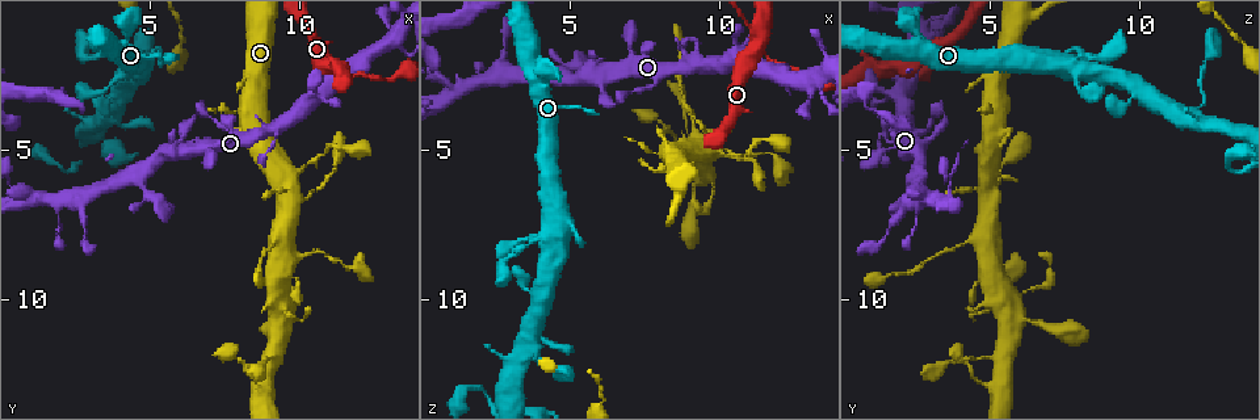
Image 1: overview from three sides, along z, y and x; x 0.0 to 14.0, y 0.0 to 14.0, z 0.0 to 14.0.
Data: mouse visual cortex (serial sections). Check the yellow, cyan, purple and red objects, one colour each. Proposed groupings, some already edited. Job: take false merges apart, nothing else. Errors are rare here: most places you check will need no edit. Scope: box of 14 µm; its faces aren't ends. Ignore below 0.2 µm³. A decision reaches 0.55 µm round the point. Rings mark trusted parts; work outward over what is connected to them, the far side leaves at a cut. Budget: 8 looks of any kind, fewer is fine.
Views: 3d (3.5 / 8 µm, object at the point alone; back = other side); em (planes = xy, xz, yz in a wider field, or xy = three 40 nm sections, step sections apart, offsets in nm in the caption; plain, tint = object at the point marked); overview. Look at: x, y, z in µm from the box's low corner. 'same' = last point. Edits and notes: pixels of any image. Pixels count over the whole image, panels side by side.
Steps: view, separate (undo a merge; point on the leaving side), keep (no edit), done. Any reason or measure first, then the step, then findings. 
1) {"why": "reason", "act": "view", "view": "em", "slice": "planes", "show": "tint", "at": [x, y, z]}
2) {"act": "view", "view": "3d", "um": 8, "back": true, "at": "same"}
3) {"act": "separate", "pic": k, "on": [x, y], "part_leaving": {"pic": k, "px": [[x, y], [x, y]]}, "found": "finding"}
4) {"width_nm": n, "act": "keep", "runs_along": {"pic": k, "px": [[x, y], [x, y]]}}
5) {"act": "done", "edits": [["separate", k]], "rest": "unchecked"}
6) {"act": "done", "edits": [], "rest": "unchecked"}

{"why": "branch point", "act": "view", "view": "3d", "um": 3.5, "back": true, "at": [4.8, 5.6, 2.7]}

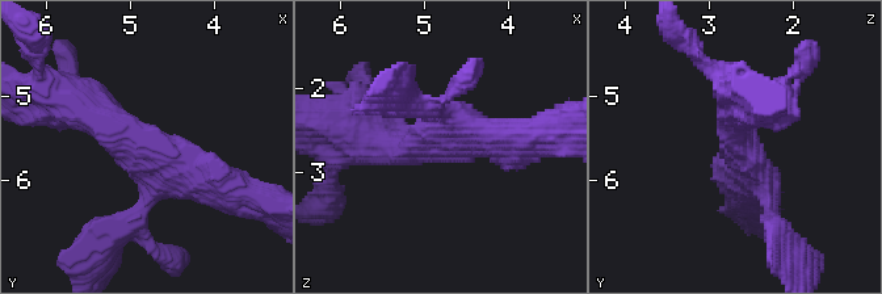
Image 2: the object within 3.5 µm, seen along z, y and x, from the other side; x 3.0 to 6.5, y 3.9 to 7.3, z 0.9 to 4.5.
{"why": "need the tissue", "act": "view", "view": "em", "slice": "xy", "step": 3, "show": "tint", "at": [4.90, 5.55, 2.65]}

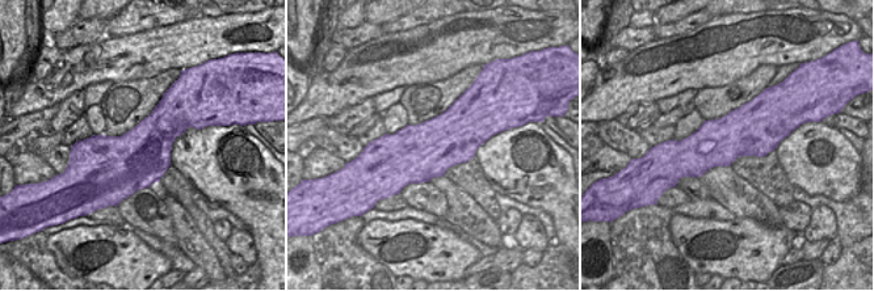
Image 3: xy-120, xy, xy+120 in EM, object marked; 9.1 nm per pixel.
{"arms": 3, "act": "keep", "runs_along": {"pic": 2, "px": [[64, 101], [84, 105], [209, 187]]}, "found": "continuous, no second cell"}

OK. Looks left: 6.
{"why": "sharp bend", "act": "view", "view": "3d", "um": 3.5, "at": [11.2, 2.3, 1.9]}

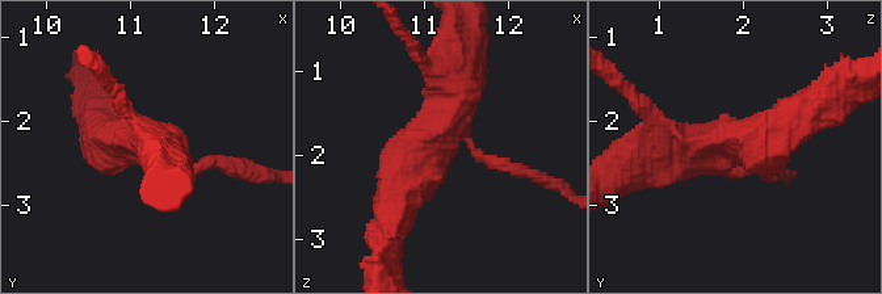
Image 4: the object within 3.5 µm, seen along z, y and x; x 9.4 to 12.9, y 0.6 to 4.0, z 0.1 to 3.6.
{"act": "view", "view": "em", "slice": "xy", "step": 5, "show": "tint", "at": [11.20, 2.30, 1.85]}

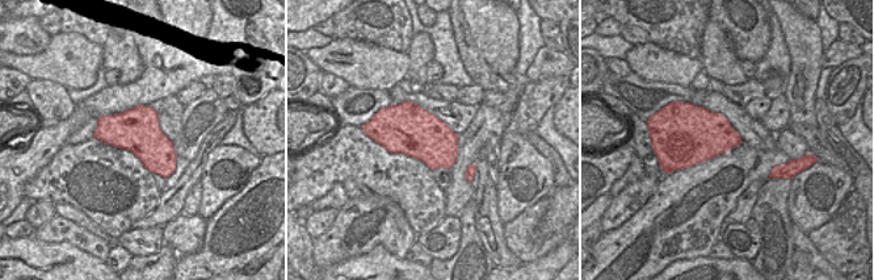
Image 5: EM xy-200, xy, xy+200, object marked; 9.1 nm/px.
{"act": "keep", "runs_along": {"pic": 4, "px": [[397, 204], [461, 63]]}, "found": "continuous, no second cell"}

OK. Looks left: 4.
{"why": "four-way junction", "act": "view", "view": "3d", "um": 8, "at": [13.3, 1.2, 2.5]}

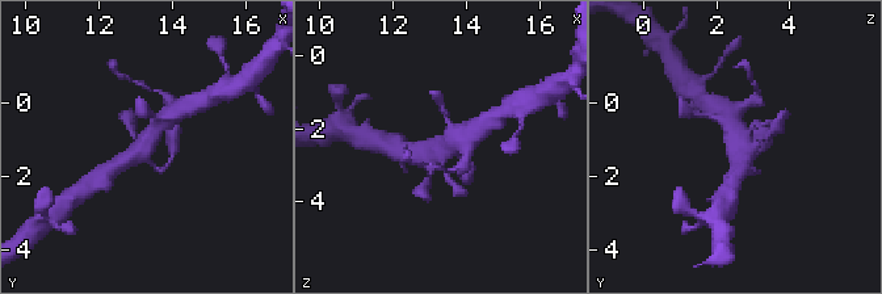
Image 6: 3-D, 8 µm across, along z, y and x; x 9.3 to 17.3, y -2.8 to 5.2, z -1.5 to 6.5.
{"why": "need the tissue", "act": "view", "view": "em", "slice": "planes", "show": "tint", "at": [13.2, 1.1, 2.6]}

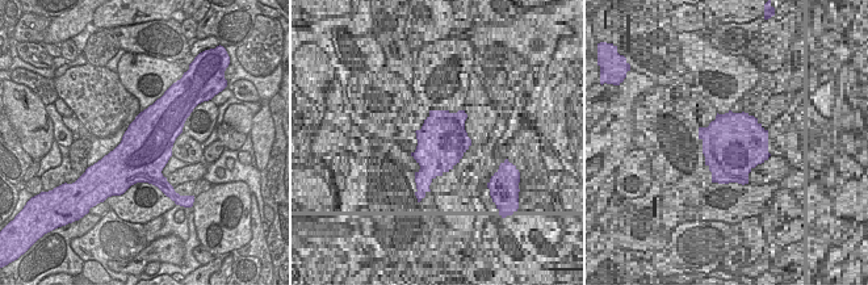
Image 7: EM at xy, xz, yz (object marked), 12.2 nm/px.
{"act": "keep", "found": "continuous, no second cell"}

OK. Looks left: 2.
{"act": "done", "edits": [], "rest": "unchecked"}

